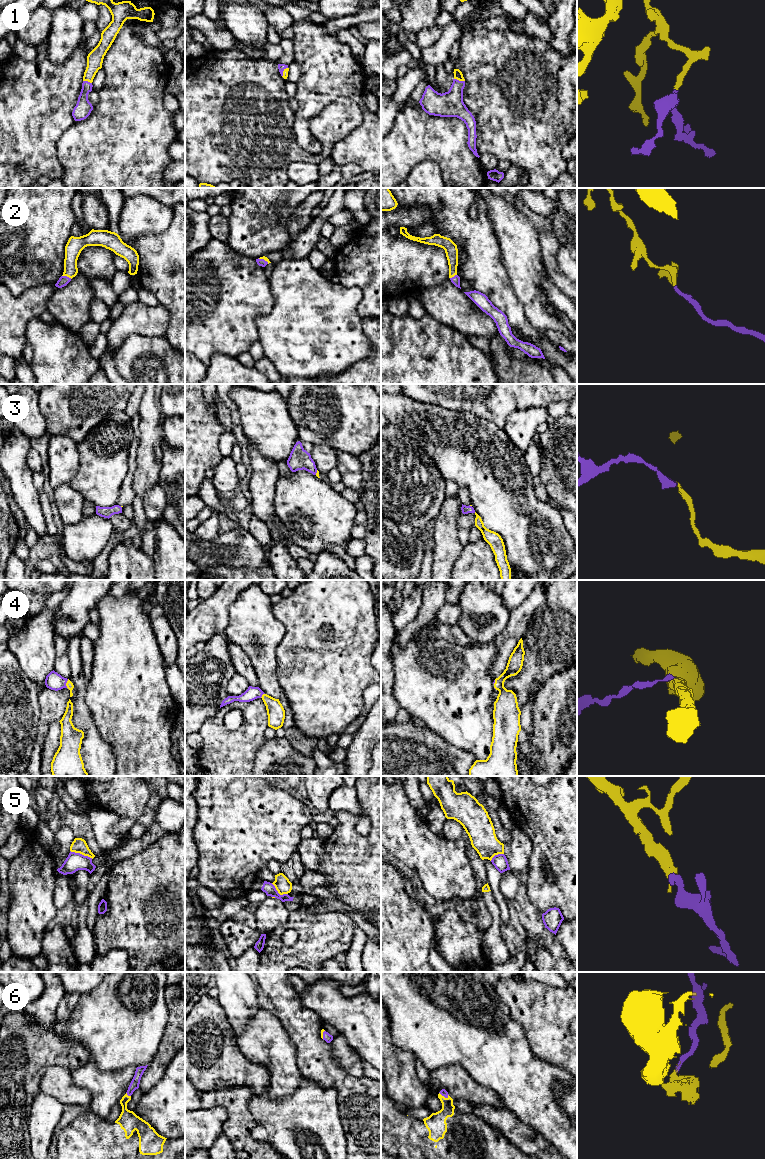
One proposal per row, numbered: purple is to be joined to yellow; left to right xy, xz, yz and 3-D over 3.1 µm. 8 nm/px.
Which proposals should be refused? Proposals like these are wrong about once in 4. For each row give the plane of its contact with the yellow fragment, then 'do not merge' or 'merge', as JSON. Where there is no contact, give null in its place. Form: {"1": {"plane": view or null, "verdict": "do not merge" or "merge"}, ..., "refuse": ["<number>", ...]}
{"1": {"plane": "yz", "verdict": "merge"}, "2": {"plane": "xy", "verdict": "merge"}, "3": {"plane": "xz", "verdict": "merge"}, "4": {"plane": "xy", "verdict": "merge"}, "5": {"plane": "xy", "verdict": "do not merge"}, "6": {"plane": "xy", "verdict": "merge"}, "refuse": ["5"]}

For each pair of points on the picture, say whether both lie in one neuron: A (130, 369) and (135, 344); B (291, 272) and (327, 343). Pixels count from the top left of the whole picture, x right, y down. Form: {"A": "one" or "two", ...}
{"A": "one", "B": "one"}

